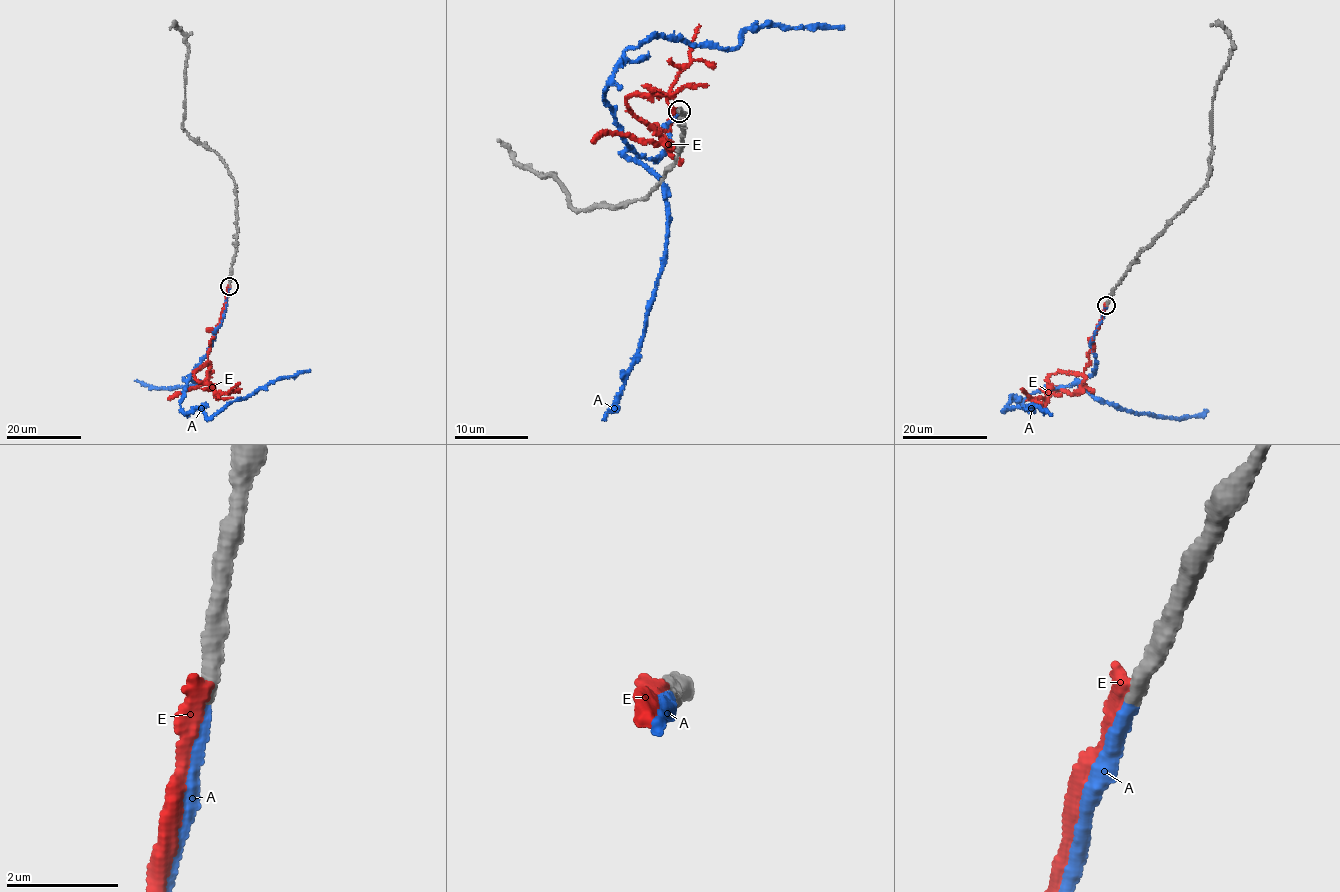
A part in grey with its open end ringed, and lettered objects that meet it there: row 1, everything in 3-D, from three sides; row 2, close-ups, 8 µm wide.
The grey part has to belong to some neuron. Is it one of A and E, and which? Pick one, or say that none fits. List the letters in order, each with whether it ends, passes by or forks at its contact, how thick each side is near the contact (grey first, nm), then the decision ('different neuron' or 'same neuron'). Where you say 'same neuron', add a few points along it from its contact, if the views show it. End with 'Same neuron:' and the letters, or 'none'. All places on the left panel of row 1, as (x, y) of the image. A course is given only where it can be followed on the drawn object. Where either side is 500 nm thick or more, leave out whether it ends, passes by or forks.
A: it ends there; 260 nm thick on the grey side, 240 nm on the other; same neuron; it runs (229, 287), (212, 344), (187, 382), (180, 404), (184, 412), (196, 408), (213, 417), (269, 383), (310, 371)
E: it ends there; 320 nm thick on the grey side, 340 nm on the other; different neuron
Same neuron: A

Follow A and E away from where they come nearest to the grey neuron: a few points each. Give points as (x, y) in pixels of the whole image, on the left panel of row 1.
A: (229, 287), (212, 344), (187, 382), (180, 404), (184, 412), (196, 408), (213, 417), (269, 383), (310, 371)
E: (229, 286), (221, 321), (210, 341), (207, 359), (193, 376), (206, 382), (214, 394), (227, 393), (239, 382)

